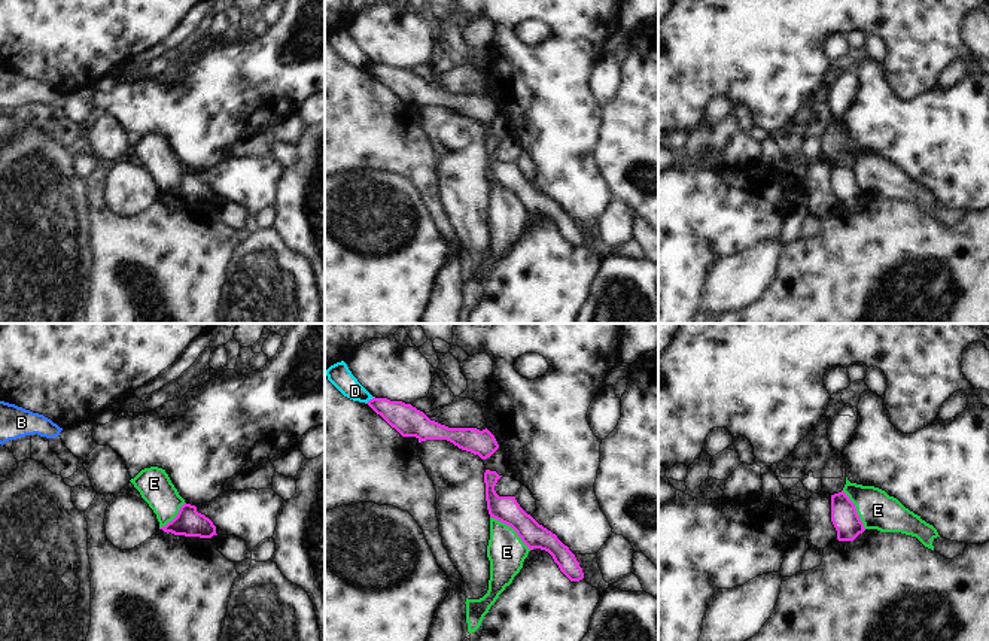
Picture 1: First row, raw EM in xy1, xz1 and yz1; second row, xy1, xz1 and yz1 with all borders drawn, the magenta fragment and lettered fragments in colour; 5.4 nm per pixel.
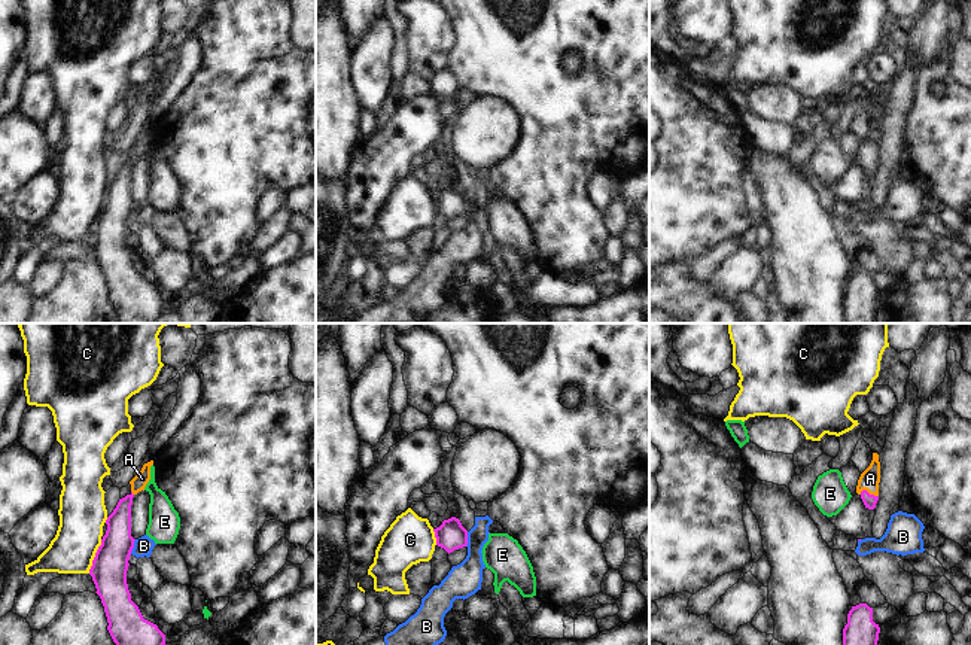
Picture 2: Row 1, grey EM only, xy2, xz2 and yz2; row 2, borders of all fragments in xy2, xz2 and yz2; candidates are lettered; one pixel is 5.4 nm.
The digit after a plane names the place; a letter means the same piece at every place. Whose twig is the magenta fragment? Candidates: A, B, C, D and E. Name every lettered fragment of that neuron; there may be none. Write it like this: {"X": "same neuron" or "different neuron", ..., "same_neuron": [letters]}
{"A": "same neuron", "B": "different neuron", "C": "different neuron", "D": "different neuron", "E": "different neuron", "same_neuron": ["A"]}

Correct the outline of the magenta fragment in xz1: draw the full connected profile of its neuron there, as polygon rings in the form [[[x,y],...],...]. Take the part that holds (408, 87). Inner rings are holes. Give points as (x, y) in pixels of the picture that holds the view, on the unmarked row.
[[[372,64],[366,69],[402,103],[416,103],[419,109],[426,106],[447,106],[462,116],[478,121],[481,125],[490,124],[499,110],[494,101],[486,94],[448,94],[430,86],[423,78],[402,67],[387,64]]]

